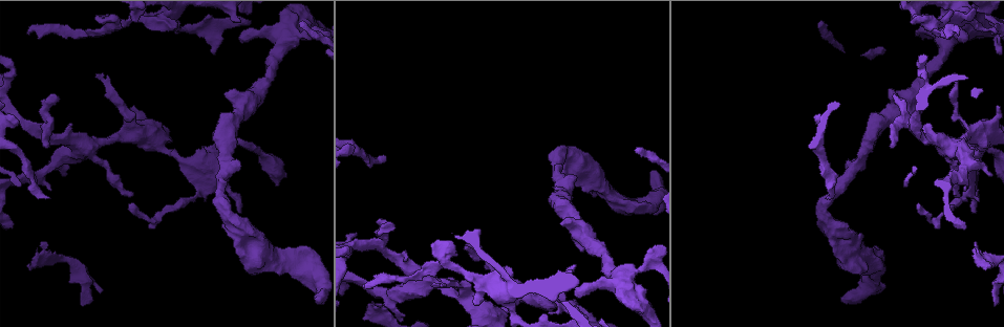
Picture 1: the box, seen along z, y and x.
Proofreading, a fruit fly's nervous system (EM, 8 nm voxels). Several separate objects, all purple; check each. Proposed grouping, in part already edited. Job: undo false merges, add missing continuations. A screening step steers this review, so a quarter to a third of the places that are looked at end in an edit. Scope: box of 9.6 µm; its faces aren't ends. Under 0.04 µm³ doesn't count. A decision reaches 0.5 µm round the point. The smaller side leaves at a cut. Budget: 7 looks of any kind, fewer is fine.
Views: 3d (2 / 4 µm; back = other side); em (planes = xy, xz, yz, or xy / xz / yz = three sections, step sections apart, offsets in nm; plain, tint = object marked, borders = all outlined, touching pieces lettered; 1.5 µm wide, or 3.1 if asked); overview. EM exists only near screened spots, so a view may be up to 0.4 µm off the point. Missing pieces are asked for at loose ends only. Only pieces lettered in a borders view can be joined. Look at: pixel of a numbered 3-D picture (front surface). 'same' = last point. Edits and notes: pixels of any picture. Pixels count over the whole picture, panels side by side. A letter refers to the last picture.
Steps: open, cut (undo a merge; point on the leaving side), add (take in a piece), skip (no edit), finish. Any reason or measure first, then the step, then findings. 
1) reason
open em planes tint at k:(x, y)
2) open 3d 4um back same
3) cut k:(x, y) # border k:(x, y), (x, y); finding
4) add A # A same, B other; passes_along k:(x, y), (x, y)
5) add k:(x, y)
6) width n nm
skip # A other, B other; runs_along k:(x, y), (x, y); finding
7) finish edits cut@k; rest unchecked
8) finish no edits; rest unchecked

branch stops here
open em planes plain at 1:(957, 34)

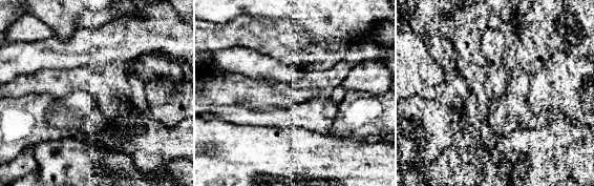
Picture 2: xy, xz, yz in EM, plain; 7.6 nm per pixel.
open em planes borders same

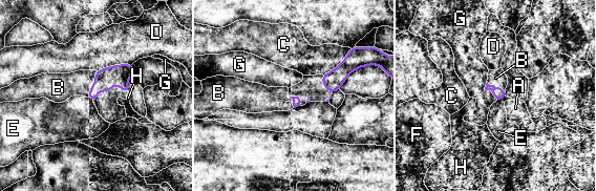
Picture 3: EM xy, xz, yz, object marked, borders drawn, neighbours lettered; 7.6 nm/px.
add B # A other, B same, C other, D other, E other, F other, G other, H other; the neuron continues

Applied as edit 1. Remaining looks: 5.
redraw
open overview

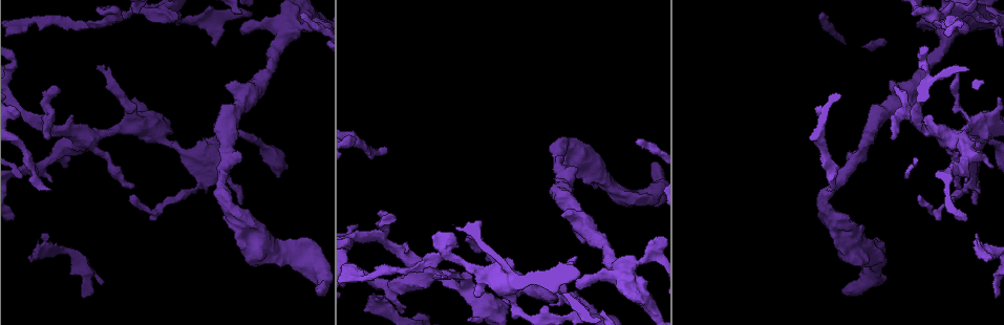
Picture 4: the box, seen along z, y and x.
branch stops here
open 3d 4um at 4:(48, 137)

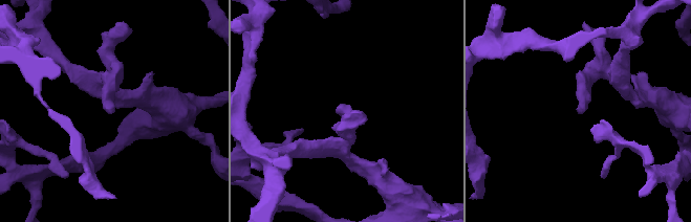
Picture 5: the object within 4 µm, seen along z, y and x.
shape alone is not enough
open em planes borders at 5:(109, 111)

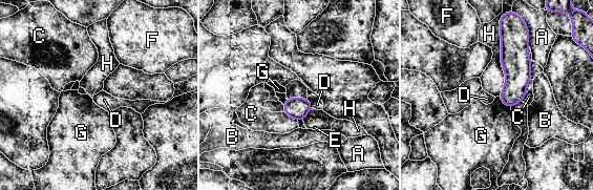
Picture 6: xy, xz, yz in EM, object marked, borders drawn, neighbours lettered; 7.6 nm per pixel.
width 170 nm; longest_contact H 500 nm
skip # A other, B other, C other, D other, E other, F other, G other, H other; none of them fits

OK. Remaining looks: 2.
end of a long branch
open em planes borders at 4:(918, 195)

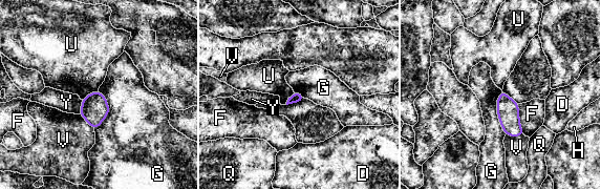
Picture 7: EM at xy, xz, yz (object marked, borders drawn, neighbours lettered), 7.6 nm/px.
skip # D other, F other, G other, H other, Q other, U other, V other, Y other; border 7:(500, 90), (497, 116), (506, 133); no lettered piece goes on from it

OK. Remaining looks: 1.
finish edits add@3; rest unchecked

